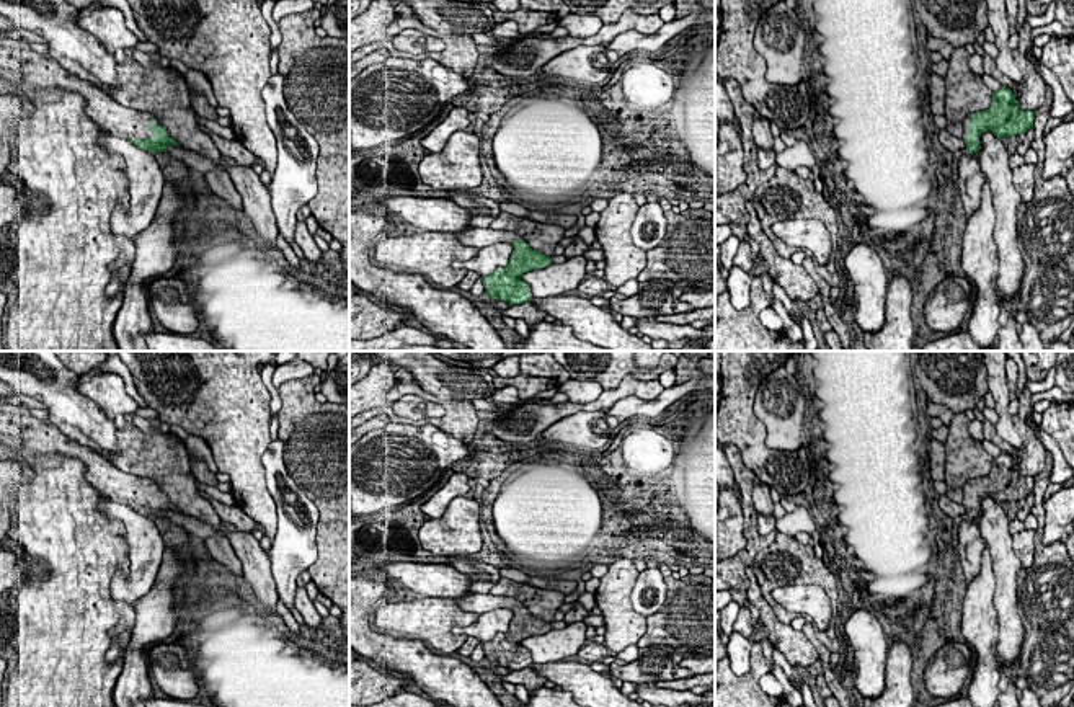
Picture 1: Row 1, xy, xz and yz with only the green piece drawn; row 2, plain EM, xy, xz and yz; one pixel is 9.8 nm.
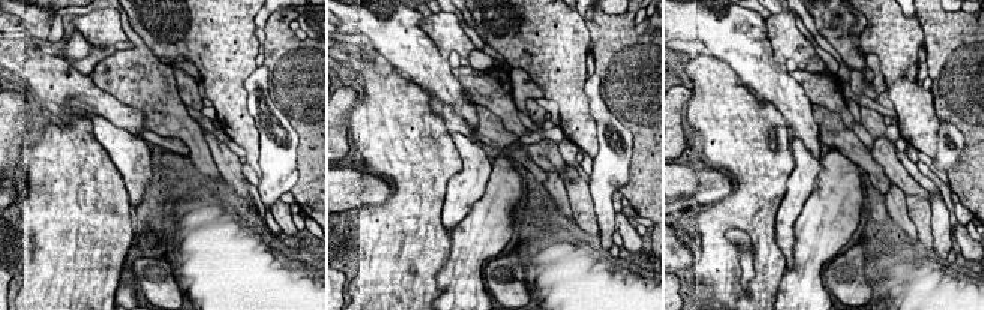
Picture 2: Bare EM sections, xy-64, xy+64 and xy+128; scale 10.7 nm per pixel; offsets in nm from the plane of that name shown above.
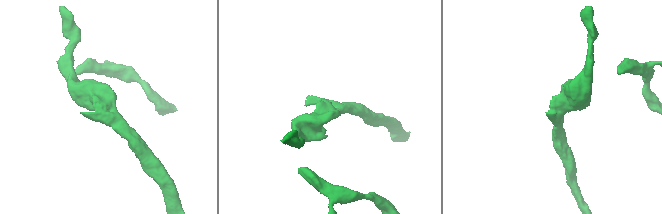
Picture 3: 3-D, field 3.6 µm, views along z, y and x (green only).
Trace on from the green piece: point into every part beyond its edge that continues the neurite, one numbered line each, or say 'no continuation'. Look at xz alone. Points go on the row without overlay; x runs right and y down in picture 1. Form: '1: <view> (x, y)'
1: xz (474, 603)

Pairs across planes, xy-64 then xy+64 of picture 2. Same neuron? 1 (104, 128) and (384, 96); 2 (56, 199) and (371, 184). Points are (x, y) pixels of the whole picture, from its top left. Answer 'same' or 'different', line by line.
1: different
2: different

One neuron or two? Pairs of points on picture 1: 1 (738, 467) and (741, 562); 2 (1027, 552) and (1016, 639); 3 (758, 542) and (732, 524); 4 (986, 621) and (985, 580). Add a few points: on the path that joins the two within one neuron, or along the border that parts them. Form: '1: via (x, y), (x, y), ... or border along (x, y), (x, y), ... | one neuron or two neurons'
1: via (746, 490), (751, 539) | one neuron
2: border along (1011, 536), (1014, 554), (1024, 567) | two neurons
3: border along (740, 497), (746, 544), (732, 557) | two neurons
4: via (985, 611), (985, 590) | one neuron

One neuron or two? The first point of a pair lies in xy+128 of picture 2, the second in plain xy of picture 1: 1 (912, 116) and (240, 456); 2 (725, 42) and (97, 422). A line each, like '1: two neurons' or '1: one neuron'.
1: one neuron
2: one neuron

